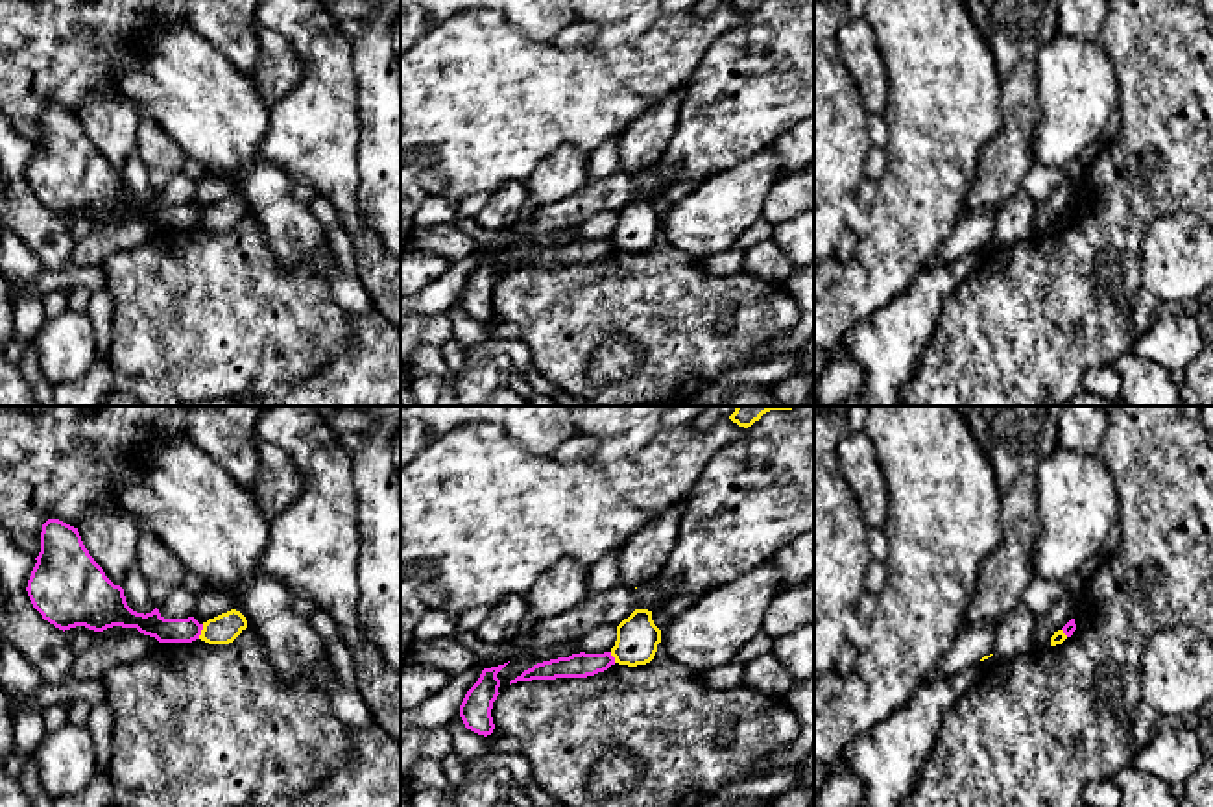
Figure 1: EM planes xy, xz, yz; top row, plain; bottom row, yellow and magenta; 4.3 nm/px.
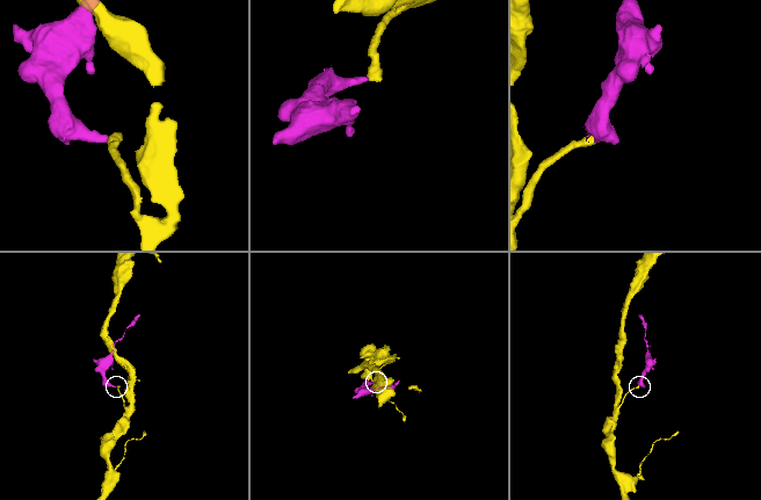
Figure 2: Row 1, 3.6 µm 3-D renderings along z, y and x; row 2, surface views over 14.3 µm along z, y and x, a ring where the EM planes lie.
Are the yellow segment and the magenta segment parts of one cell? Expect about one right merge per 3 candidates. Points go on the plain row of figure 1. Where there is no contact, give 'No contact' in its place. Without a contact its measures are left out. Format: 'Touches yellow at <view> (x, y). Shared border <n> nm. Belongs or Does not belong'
Touches yellow at xy (202, 218). Shared border 70 nm. Does not belong

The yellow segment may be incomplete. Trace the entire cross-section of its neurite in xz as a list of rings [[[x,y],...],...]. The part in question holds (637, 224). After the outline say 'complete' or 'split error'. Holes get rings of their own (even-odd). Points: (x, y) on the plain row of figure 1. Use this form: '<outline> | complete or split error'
[[[635,196],[617,212],[617,227],[611,242],[619,251],[646,251],[654,246],[659,229],[661,216],[654,211],[652,198]]] | complete

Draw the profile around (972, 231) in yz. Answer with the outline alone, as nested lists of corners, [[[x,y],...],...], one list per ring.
[[[988,209],[977,216],[964,214],[953,235],[942,244],[938,253],[929,259],[925,270],[947,264],[973,249],[979,249],[984,242],[993,240],[997,220],[997,209]]]

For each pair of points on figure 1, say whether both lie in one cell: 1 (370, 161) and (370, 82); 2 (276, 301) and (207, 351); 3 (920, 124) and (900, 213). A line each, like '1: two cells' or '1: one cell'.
1: one cell
2: one cell
3: one cell

